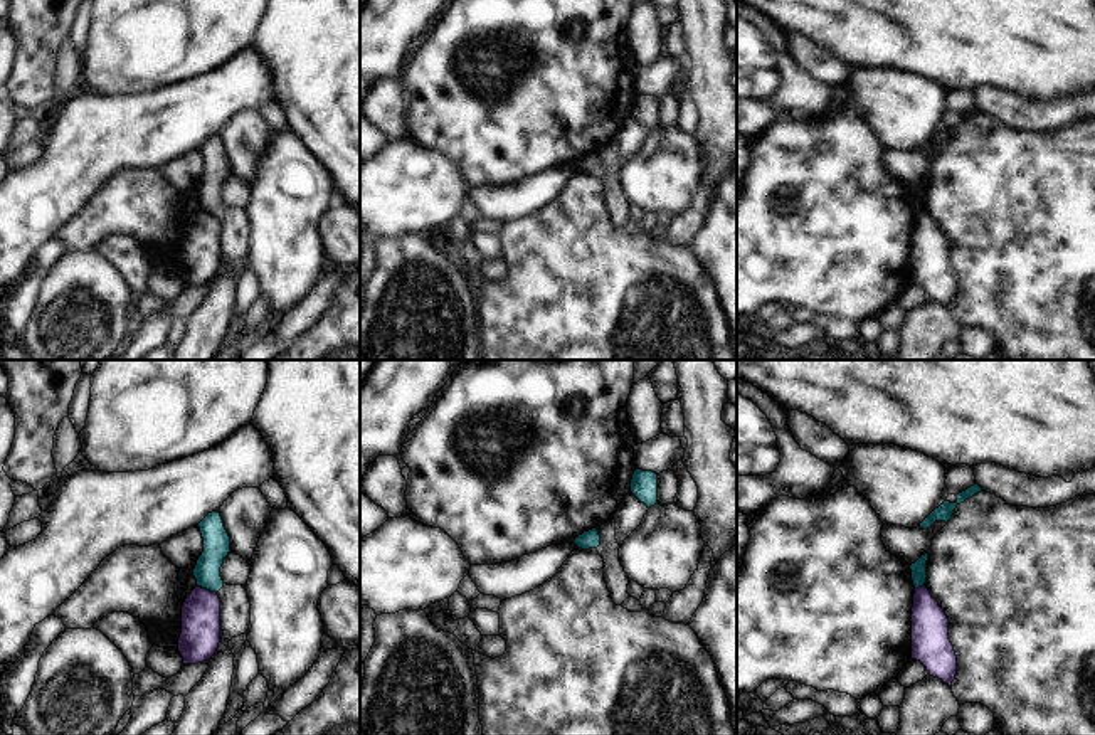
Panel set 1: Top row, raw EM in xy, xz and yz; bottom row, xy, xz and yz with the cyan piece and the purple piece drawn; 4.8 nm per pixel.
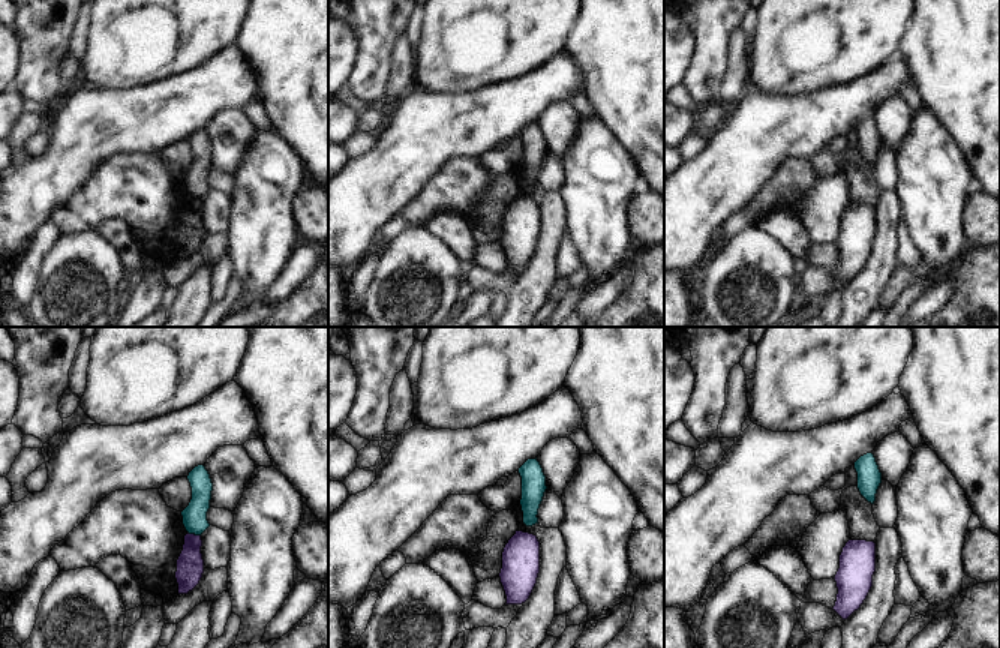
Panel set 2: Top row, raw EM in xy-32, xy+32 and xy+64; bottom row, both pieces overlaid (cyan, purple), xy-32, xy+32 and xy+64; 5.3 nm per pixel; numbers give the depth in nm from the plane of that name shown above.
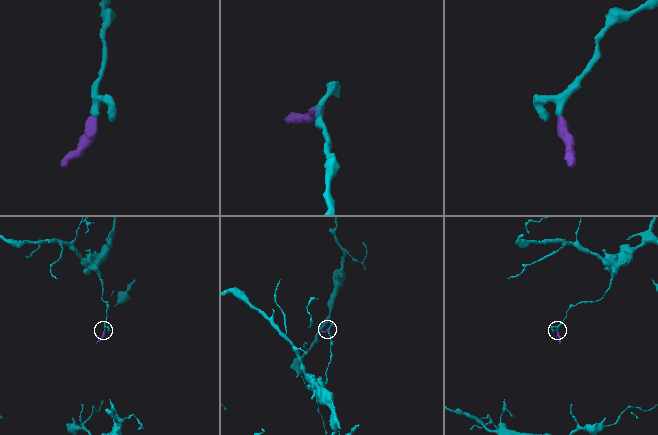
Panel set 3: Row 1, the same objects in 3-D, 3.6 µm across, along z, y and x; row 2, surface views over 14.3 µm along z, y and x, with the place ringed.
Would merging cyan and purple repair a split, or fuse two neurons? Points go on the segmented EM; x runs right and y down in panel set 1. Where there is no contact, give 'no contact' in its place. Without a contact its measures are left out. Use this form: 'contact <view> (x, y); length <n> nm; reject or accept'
contact xy (207, 589); length 100 nm; reject

